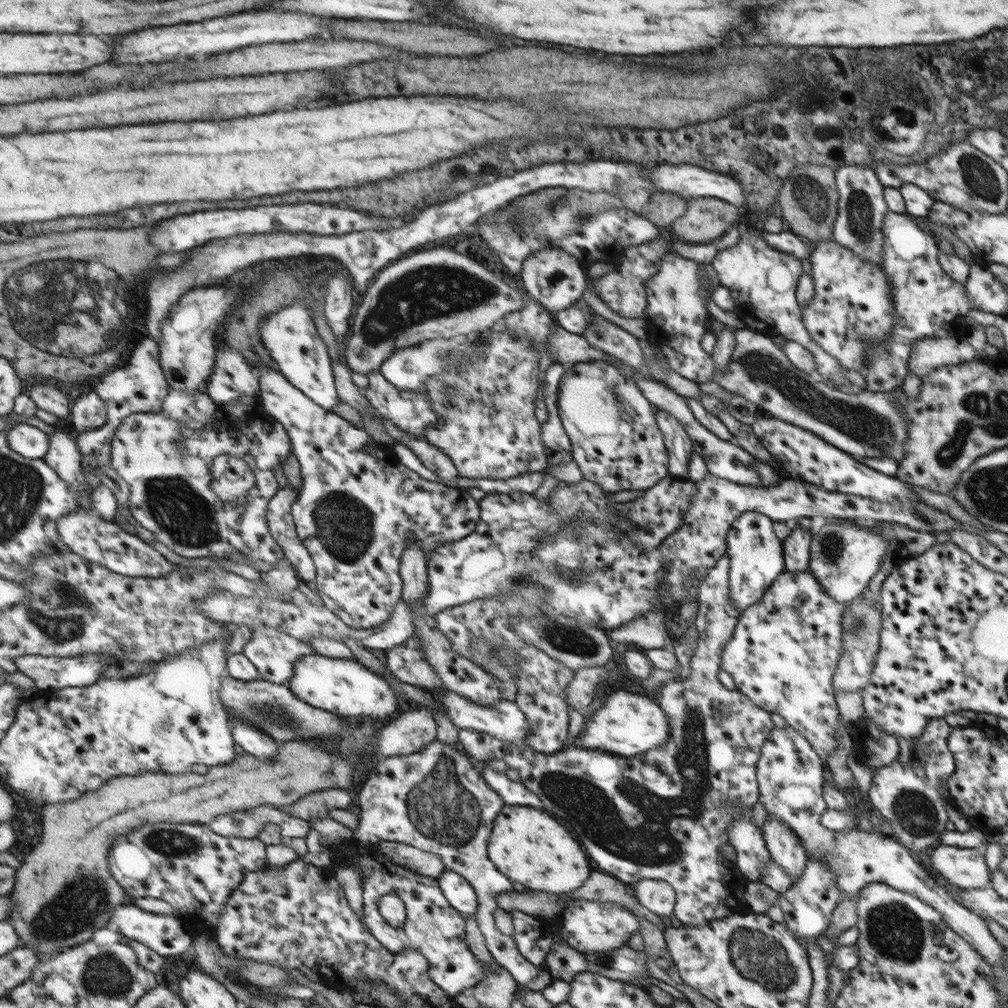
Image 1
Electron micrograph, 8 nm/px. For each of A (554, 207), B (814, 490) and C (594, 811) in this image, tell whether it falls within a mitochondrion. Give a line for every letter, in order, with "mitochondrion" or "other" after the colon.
A: mitochondrion
B: other
C: mitochondrion

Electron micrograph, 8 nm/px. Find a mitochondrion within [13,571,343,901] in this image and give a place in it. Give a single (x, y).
(64, 623)

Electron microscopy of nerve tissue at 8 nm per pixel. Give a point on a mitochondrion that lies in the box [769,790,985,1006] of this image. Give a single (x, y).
(894, 931)

